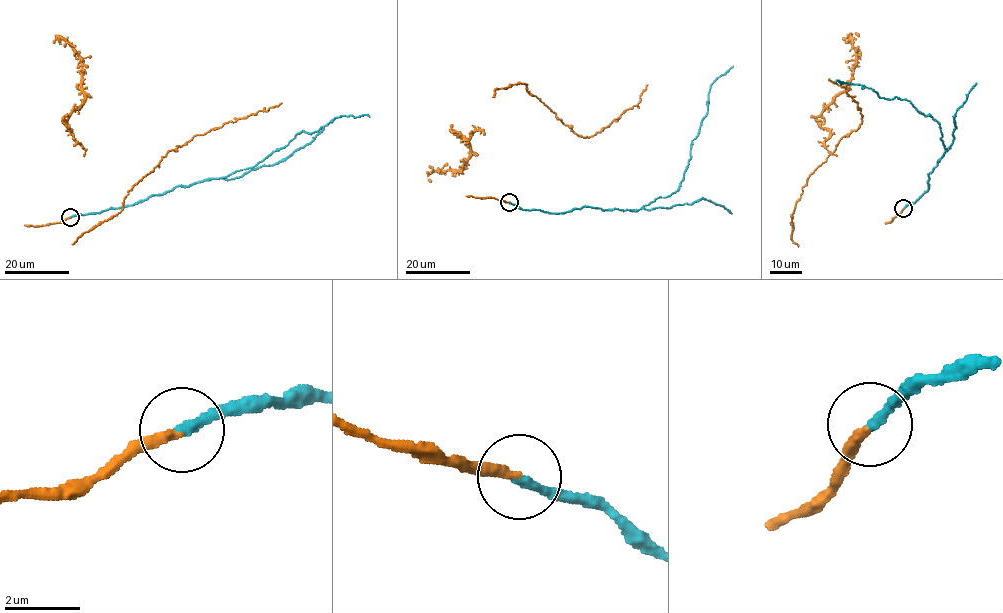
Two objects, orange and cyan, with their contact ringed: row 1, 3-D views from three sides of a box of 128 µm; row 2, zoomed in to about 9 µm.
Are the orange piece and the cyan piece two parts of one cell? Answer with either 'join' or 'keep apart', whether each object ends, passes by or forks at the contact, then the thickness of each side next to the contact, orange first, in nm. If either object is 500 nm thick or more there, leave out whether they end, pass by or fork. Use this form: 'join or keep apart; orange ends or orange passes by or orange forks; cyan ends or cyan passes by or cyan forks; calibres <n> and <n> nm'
join; orange ends; cyan ends; calibres 240 and 280 nm

